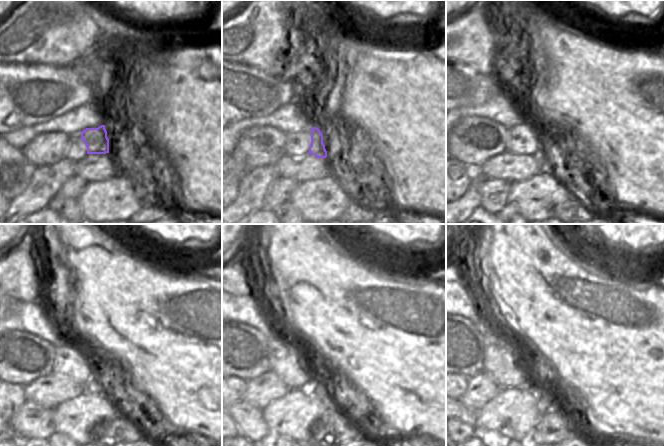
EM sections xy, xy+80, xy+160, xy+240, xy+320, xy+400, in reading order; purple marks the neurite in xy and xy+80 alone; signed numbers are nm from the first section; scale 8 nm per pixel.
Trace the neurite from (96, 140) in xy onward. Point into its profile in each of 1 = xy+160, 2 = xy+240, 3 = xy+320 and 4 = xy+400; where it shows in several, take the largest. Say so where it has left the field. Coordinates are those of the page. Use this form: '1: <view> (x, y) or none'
1: xy+160 (540, 157)
2: xy+240 (92, 386)
3: xy+320 (314, 388)
4: xy+400 (545, 405)

